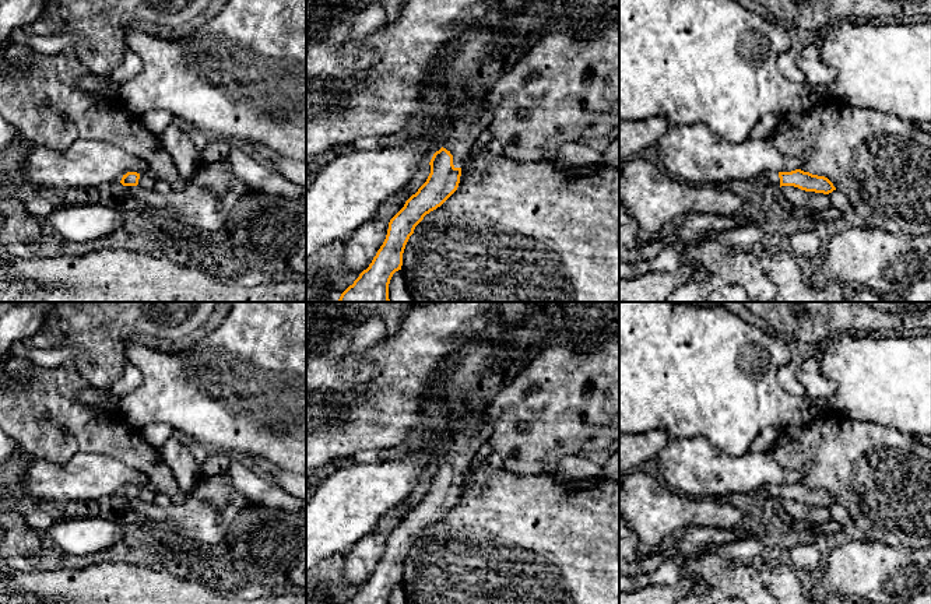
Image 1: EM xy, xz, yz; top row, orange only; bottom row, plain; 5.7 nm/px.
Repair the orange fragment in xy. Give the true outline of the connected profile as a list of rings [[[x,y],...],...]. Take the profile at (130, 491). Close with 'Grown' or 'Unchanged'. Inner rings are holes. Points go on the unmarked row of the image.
[[[127,485],[126,488],[123,488],[120,496],[123,499],[140,499],[144,502],[154,502],[155,498],[155,492],[152,492],[151,489],[148,489],[147,487],[137,487],[137,485]]]. Grown

